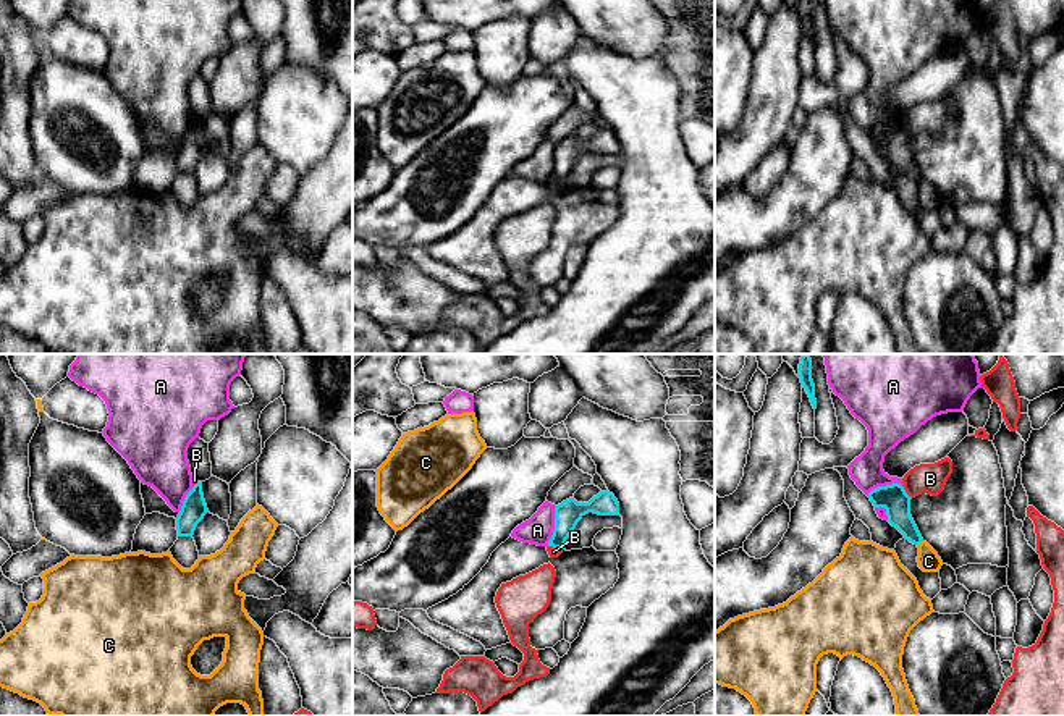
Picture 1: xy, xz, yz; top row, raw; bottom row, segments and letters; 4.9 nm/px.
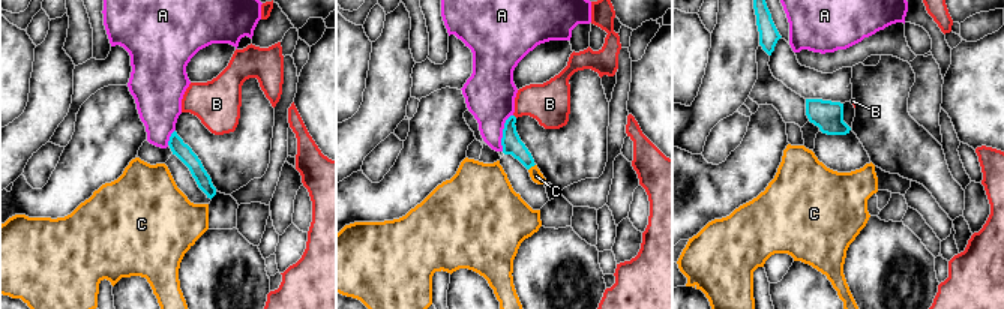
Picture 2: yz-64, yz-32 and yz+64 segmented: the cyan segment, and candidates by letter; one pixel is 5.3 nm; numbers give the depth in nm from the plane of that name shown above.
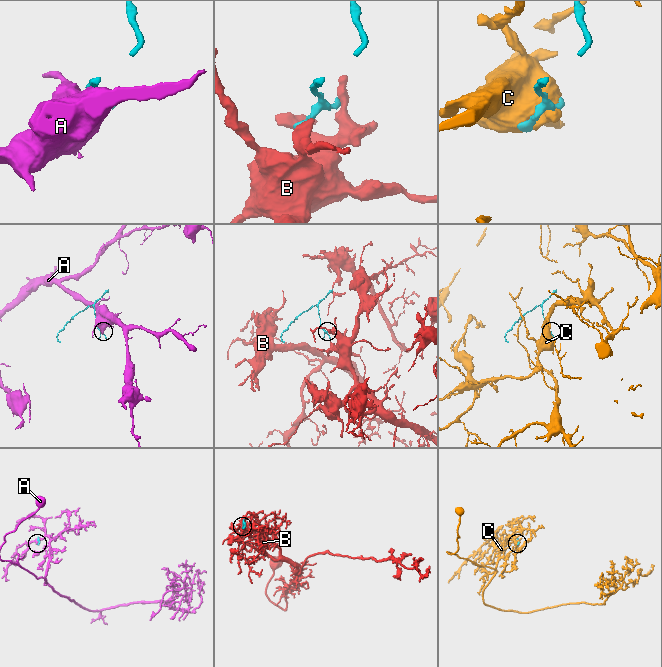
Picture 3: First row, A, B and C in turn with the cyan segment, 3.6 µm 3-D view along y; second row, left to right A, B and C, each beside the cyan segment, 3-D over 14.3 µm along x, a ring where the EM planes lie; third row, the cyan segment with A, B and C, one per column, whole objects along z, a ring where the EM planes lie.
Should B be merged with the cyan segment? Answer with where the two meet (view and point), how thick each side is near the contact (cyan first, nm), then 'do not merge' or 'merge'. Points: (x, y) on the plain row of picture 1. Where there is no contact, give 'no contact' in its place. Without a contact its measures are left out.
yz (904, 130) | 140/150 nm | do not merge

